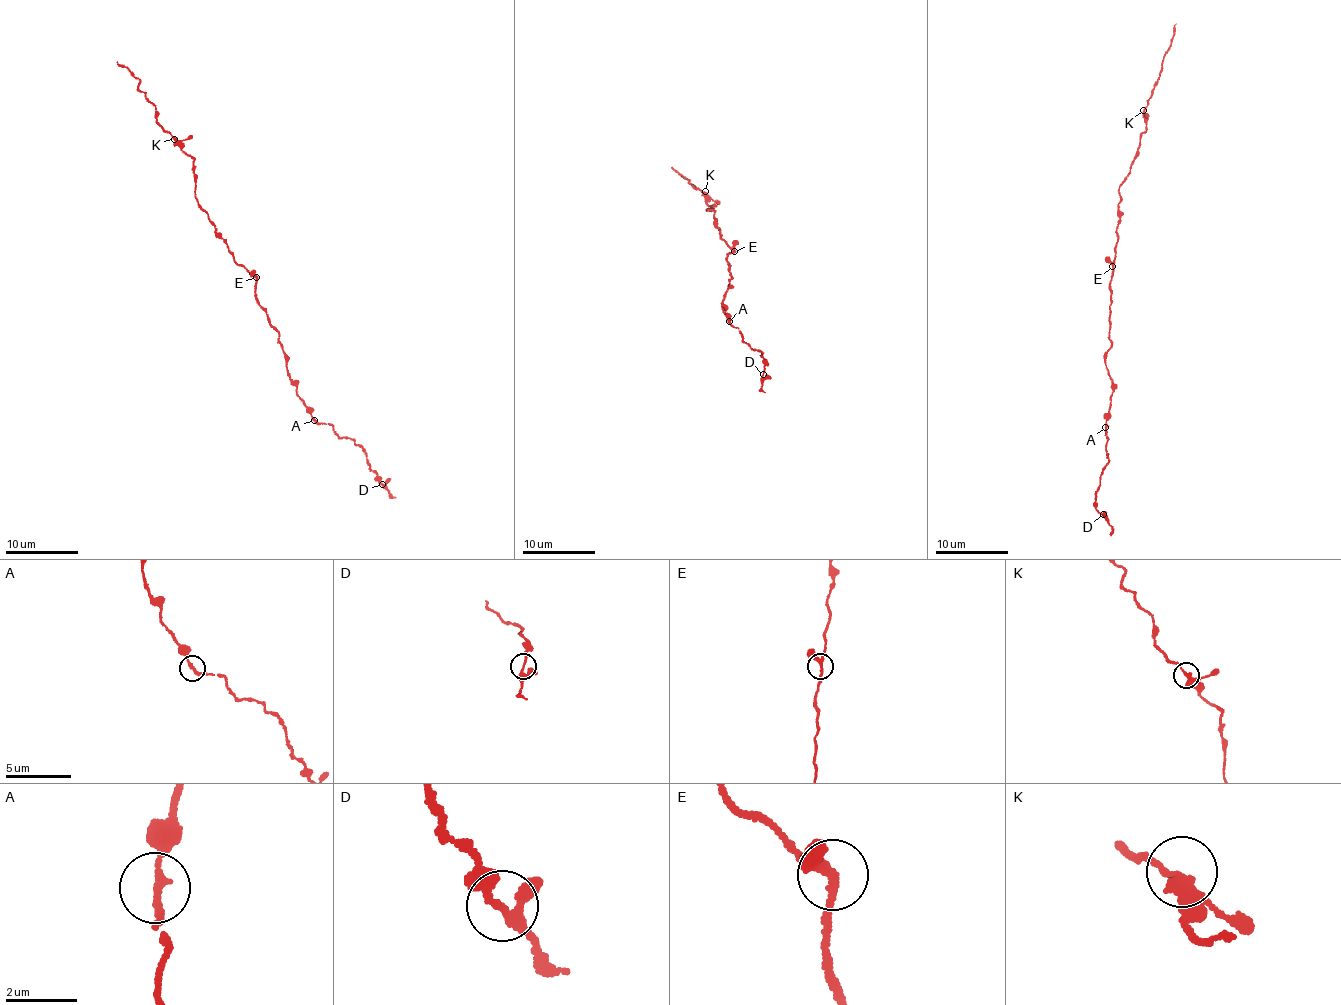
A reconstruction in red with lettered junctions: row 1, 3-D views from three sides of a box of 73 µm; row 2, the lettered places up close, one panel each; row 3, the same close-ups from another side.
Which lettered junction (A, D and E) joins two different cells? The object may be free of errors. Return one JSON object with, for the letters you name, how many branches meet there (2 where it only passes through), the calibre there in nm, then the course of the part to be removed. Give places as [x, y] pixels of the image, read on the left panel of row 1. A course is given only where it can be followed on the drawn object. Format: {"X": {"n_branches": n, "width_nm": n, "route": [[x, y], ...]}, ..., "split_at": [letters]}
{"split_at": []}

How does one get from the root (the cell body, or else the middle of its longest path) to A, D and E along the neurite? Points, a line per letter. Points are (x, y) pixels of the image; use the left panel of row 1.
A: (256, 294), (256, 301), (265, 312), (269, 324), (278, 333), (291, 384), (295, 386), (296, 396), (314, 420)
D: (256, 294), (269, 324), (278, 333), (296, 396), (314, 420), (359, 444), (382, 484)
E: (256, 294), (256, 277)

